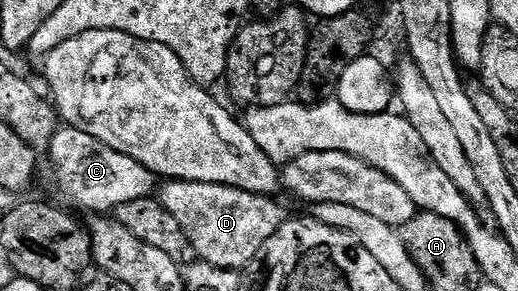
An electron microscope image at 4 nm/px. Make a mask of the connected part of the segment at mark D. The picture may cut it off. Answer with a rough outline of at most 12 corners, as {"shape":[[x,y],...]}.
{"shape":[[170,180],[191,251],[238,272],[288,218],[266,194]]}

